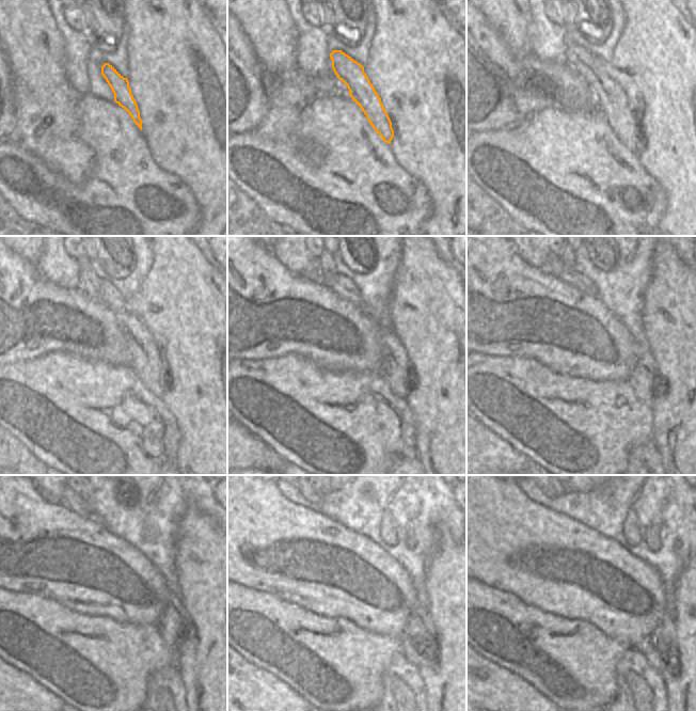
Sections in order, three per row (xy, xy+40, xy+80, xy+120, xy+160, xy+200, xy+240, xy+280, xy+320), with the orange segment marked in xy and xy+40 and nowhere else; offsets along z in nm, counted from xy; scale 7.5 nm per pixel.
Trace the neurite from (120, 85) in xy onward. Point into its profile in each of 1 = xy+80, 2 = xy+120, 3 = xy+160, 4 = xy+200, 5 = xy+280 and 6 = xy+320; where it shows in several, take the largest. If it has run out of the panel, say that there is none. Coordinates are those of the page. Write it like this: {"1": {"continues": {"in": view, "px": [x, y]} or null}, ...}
{"1": {"continues": {"in": "xy+80", "px": [611, 99]}}, "2": {"continues": {"in": "xy+120", "px": [144, 357]}}, "3": {"continues": {"in": "xy+160", "px": [393, 369]}}, "4": {"continues": {"in": "xy+200", "px": [641, 379]}}, "5": {"continues": {"in": "xy+280", "px": [418, 642]}}, "6": {"continues": {"in": "xy+320", "px": [661, 646]}}}

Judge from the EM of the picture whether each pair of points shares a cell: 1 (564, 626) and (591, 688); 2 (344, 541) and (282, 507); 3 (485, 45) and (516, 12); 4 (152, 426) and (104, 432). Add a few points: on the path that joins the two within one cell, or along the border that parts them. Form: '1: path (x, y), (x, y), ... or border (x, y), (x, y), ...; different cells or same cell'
1: path (549, 635), (549, 644), (575, 670); same cell
2: path (329, 541), (312, 537), (297, 522); same cell
3: border (481, 12), (486, 20), (497, 32), (511, 52); different cells
4: path (140, 432), (115, 432); same cell

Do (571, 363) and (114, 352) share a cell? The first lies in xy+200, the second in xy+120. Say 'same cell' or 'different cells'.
same cell

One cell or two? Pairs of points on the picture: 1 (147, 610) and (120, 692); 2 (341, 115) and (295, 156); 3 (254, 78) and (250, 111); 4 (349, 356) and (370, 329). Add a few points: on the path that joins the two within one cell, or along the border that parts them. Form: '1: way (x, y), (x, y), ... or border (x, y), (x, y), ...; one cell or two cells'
1: border (117, 621), (156, 625); two cells
2: way (326, 122), (310, 128), (297, 141); one cell
3: way (253, 87), (250, 103); one cell
4: way (351, 349), (364, 335); one cell

